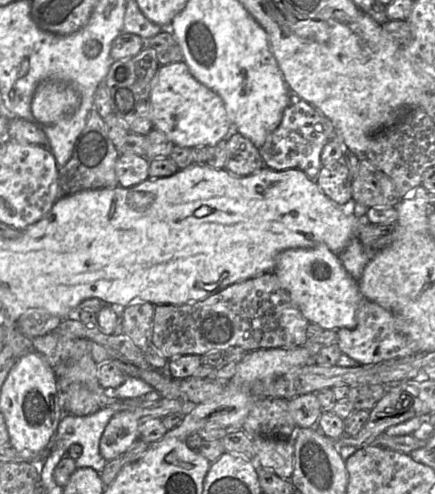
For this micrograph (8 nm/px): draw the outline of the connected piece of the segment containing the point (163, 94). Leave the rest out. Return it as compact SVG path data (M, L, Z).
M184 61L161 65L151 82L151 111L154 128L162 131L174 145L188 148L215 146L224 140L233 125L222 98L199 82Z

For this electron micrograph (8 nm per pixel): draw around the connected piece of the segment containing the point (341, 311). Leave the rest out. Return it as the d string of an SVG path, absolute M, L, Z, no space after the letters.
M325 244L280 252L273 273L309 322L328 330L356 326L356 311L363 298L358 281L345 270L339 254L332 252Z

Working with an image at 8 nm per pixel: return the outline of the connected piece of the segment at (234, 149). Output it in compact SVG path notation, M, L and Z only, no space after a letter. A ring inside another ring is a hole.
M237 133L227 140L225 169L229 173L248 176L264 166L259 148L248 138Z

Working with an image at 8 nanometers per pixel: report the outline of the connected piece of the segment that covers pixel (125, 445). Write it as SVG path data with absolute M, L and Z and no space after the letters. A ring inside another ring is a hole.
M120 411L112 416L100 438L99 451L108 462L123 455L138 439L139 418Z

